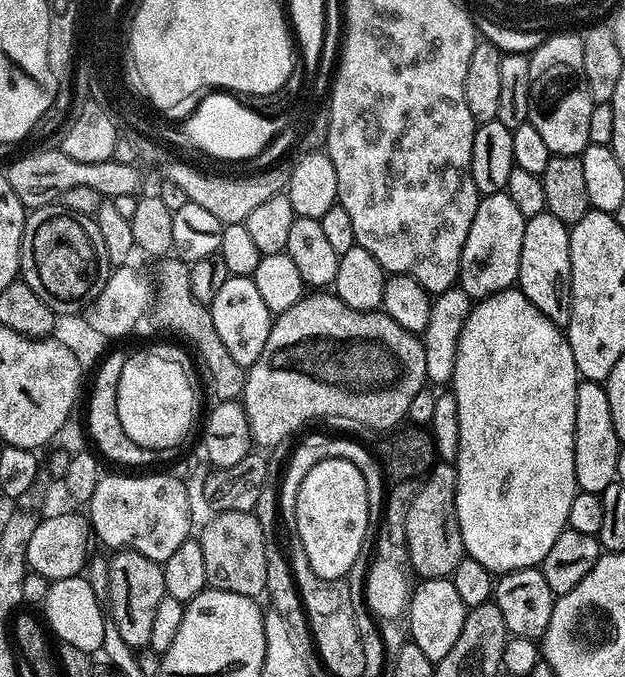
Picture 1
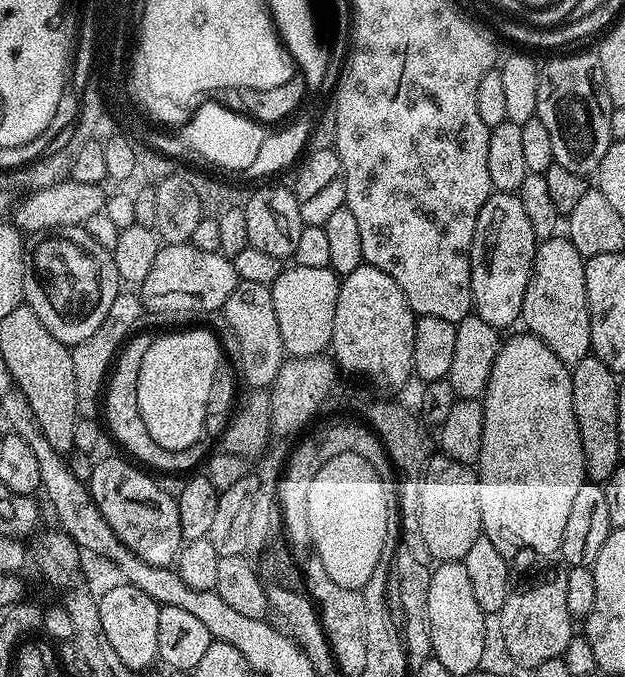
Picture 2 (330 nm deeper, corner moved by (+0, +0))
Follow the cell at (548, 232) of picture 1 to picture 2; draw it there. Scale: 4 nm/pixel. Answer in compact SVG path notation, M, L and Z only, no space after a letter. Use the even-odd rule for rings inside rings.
M557 234L539 241L530 282L526 286L526 298L520 311L522 324L528 327L525 329L550 346L554 355L569 366L582 362L582 358L589 356L592 351L584 261L585 257L580 256L563 235Z

